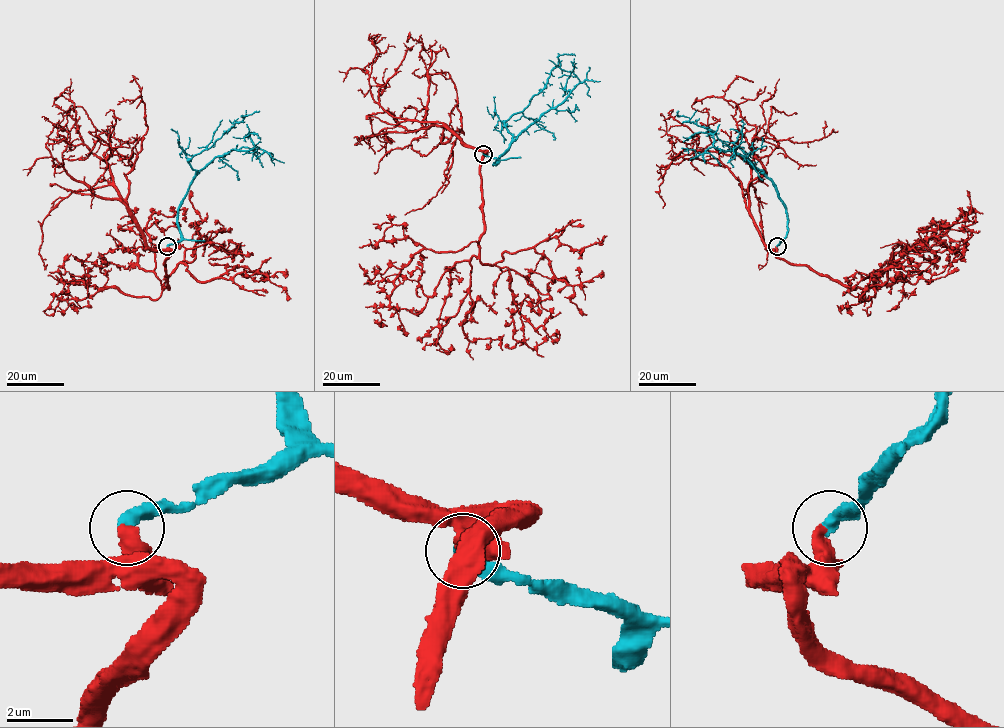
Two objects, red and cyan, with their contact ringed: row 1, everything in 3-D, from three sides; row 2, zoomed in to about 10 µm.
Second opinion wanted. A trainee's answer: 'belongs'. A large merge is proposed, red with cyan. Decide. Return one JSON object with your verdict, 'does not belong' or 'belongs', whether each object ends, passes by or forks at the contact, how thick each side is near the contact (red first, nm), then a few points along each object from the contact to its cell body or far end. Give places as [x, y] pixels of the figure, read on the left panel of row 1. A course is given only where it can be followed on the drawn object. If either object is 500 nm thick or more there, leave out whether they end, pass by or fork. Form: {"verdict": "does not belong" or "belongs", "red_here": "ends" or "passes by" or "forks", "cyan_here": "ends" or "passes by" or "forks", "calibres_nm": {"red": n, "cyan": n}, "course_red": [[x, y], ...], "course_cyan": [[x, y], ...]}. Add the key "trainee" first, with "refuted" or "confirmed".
{"trainee": "confirmed", "verdict": "belongs", "red_here": "ends", "cyan_here": "ends", "calibres_nm": {"red": 460, "cyan": 460}, "course_red": [[168, 246], [168, 288], [163, 288], [180, 263], [198, 280], [209, 281], [234, 268], [257, 270], [271, 257]], "course_cyan": [[168, 246], [181, 237], [179, 205], [196, 171], [188, 160], [207, 149], [242, 116], [259, 111]]}

